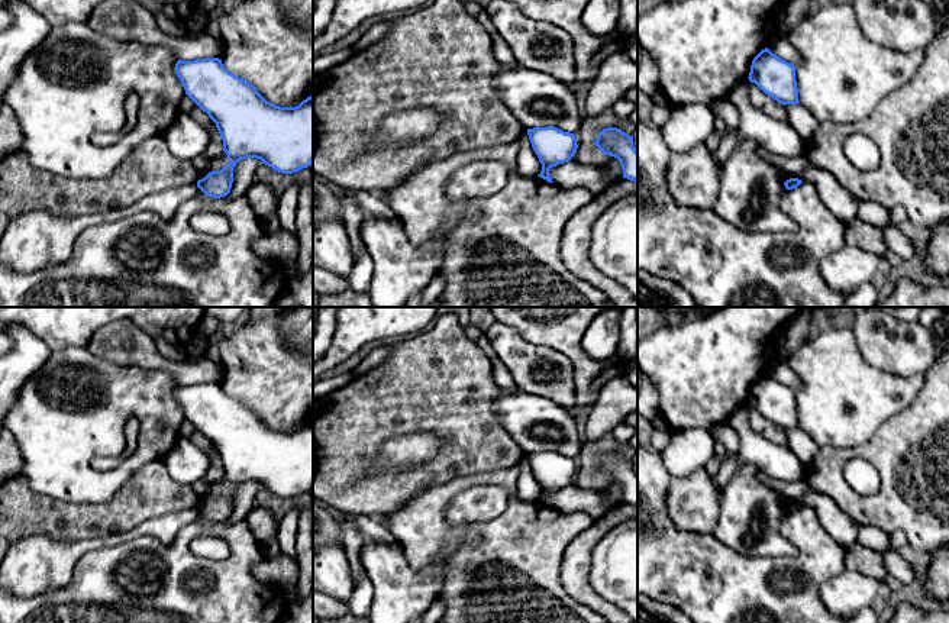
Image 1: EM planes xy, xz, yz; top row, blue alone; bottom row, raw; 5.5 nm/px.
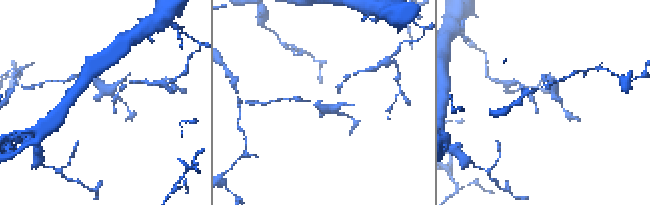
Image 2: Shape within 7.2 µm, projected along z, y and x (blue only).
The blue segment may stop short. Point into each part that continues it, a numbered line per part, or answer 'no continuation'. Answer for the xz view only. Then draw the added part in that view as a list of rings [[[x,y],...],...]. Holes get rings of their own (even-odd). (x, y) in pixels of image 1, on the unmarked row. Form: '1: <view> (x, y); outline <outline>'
no continuation

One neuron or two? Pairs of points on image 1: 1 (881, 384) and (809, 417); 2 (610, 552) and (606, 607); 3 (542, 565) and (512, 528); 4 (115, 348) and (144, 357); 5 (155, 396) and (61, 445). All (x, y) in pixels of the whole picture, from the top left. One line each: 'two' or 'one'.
1: one
2: two
3: one
4: one
5: one

